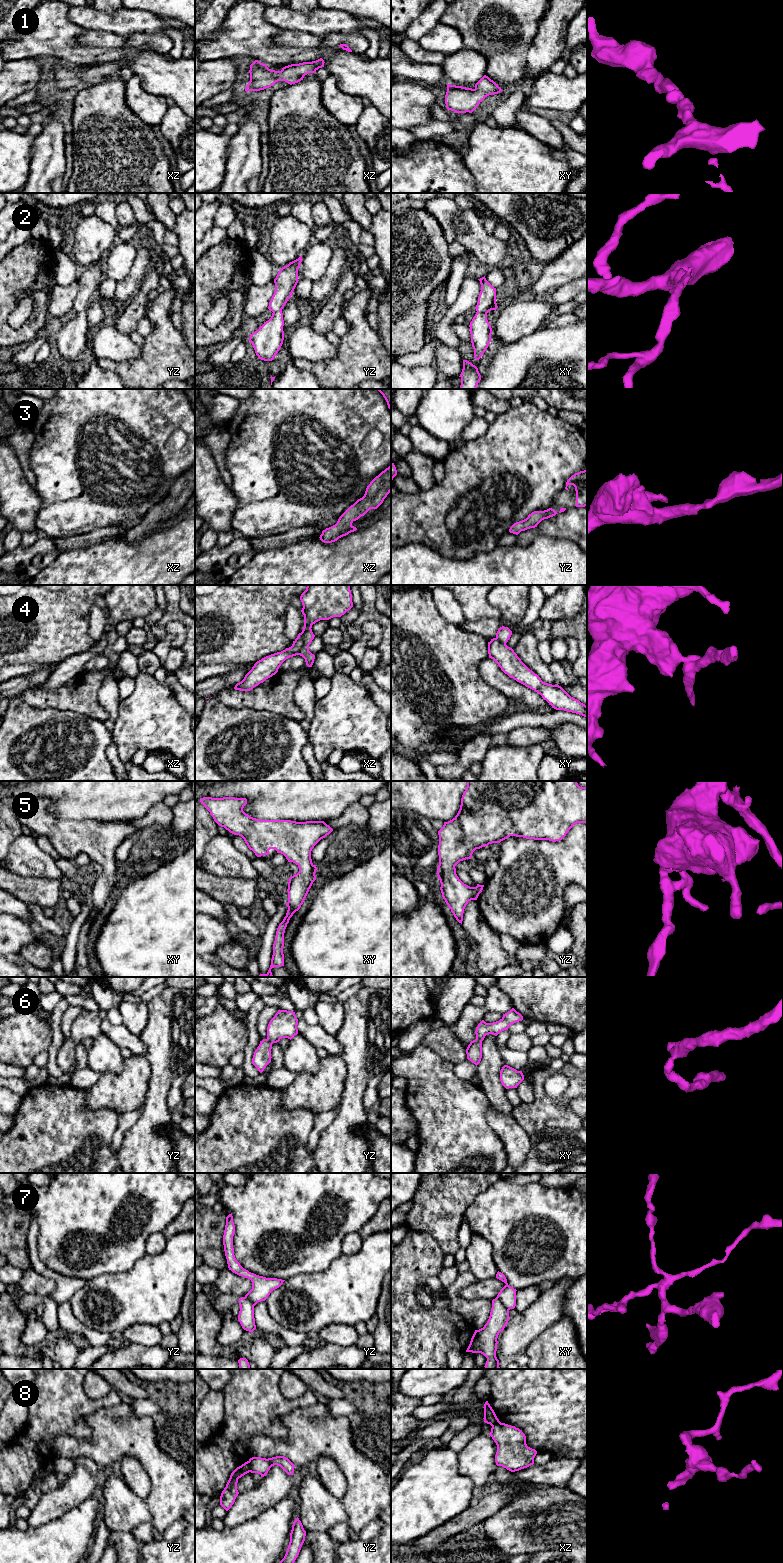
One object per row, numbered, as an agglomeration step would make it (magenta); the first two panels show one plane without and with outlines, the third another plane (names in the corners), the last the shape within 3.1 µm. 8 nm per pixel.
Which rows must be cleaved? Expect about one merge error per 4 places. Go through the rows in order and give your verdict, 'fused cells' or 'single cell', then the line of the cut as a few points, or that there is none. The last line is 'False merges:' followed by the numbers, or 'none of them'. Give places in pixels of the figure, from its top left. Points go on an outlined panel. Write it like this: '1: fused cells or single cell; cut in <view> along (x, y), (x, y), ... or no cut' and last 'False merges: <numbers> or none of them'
1: single cell; no cut
2: single cell; no cut
3: single cell; no cut
4: fused cells; cut in xz along (302, 632), (302, 647), (298, 654)
5: single cell; no cut
6: single cell; no cut
7: fused cells; cut in xy along (497, 1296), (508, 1310)
8: fused cells; cut in yz along (248, 1461), (251, 1471)
False merges: 4, 7, 8

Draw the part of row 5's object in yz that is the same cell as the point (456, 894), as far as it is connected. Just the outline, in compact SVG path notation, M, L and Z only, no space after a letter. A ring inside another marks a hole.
M467 781L457 815L452 820L444 822L443 827L438 831L437 876L441 883L442 897L456 920L462 924L466 905L471 900L477 900L484 887L479 884L476 887L470 887L459 879L455 866L460 861L471 859L476 849L492 843L500 843L510 836L560 841L577 823L587 824L587 787L580 787L577 781Z

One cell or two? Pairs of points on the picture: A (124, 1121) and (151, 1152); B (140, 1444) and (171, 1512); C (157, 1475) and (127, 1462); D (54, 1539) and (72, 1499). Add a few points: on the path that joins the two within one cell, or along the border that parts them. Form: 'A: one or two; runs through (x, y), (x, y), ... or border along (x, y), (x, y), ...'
A: two; border along (141, 1106), (139, 1117), (125, 1133), (120, 1148)
B: one; runs through (155, 1461), (171, 1482), (171, 1495)
C: two; border along (128, 1455), (144, 1468), (150, 1481), (149, 1493)
D: two; border along (86, 1498), (77, 1506), (46, 1523)

